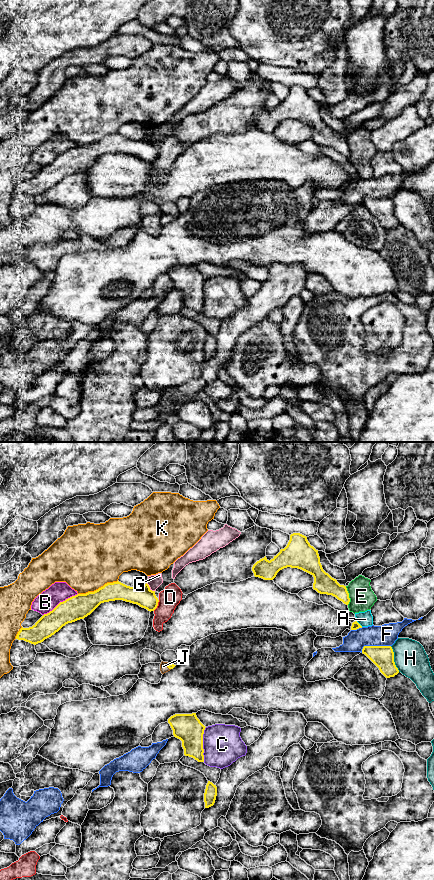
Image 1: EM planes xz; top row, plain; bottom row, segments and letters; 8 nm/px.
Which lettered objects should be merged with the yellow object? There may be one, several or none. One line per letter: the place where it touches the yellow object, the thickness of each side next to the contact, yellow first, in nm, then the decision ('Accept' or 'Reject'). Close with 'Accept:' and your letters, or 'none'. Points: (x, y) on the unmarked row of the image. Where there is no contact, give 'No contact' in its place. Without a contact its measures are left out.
A: Touches yellow at xz (358, 175). Thickness 60 nm (yellow) against 120 nm. Reject
B: Touches yellow at xz (60, 154). Thickness 200 nm (yellow) against 160 nm. Reject
C: Touches yellow at xz (202, 296). Thickness 220 nm (yellow) against 320 nm. Reject
D: Touches yellow at xz (157, 157). Thickness 160 nm (yellow) against 170 nm. Reject
E: Touches yellow at xz (348, 147). Thickness 160 nm (yellow) against 200 nm. Reject
F: Touches yellow at xz (374, 198). Thickness 180 nm (yellow) against 170 nm. Reject
G: Touches yellow at xz (149, 140). Thickness 160 nm (yellow) against 110 nm. Reject
H: Touches yellow at xz (393, 211). Thickness 180 nm (yellow) against 260 nm. Reject
J: Touches yellow at xz (167, 218). Thickness 50 nm (yellow) against 60 nm. Accept
K: Touches yellow at xz (98, 141). Thickness 200 nm (yellow) against 480 nm. Reject
Accept: J

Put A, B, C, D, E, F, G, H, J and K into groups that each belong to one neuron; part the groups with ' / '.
A E / B / C / D / F / G / H / J / K

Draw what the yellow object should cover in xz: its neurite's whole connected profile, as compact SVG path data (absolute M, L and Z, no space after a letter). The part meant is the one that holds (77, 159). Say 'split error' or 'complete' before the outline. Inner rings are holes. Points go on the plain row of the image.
complete; M119 133L107 135L94 144L77 146L60 154L32 179L22 179L16 191L36 197L54 187L66 176L84 171L101 155L115 152L137 156L150 164L157 160L159 154L155 143L152 143L147 135L142 140L130 139Z

